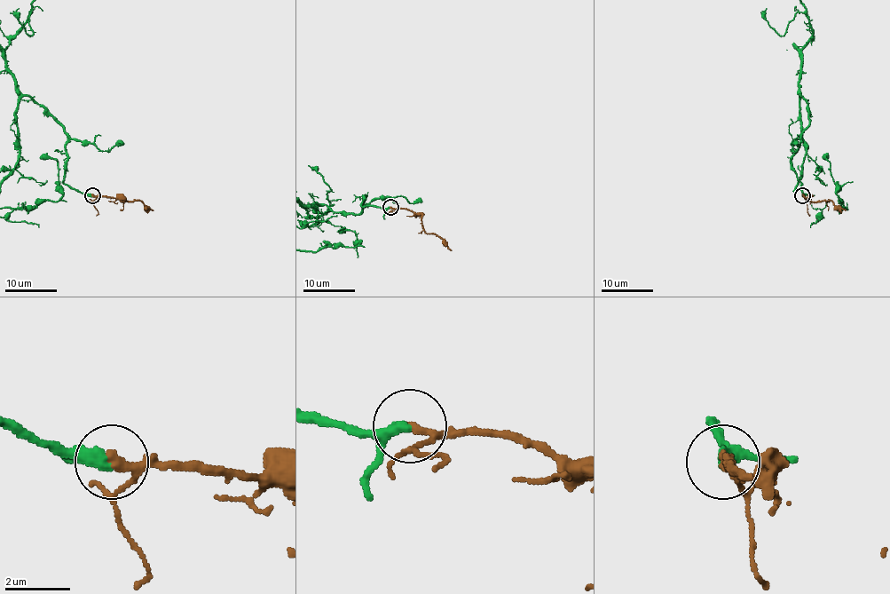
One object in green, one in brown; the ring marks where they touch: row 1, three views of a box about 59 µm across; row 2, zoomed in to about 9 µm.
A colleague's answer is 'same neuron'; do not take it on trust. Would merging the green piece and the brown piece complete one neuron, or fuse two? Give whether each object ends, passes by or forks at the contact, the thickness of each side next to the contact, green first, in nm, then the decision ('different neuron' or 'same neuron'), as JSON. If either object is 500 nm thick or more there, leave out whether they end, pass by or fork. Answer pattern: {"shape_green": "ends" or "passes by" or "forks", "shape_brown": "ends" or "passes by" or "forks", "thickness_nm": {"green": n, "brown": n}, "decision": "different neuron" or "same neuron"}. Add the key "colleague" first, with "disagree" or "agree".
{"colleague": "agree", "shape_green": "ends", "shape_brown": "passes by", "thickness_nm": {"green": 400, "brown": 200}, "decision": "same neuron"}

